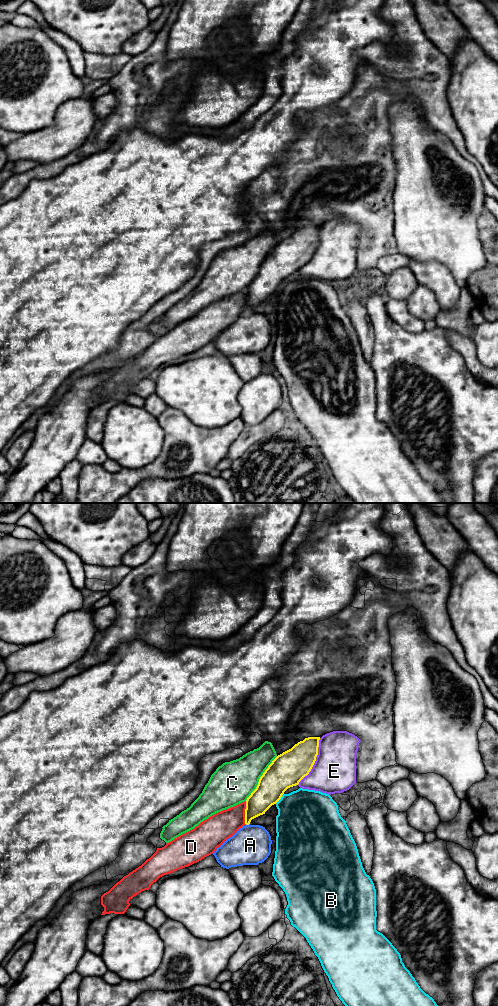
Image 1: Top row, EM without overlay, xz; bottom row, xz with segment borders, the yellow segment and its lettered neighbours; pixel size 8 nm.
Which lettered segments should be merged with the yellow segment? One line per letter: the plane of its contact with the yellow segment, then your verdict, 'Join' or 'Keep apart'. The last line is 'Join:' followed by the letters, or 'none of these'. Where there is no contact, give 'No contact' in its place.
A: Touches yellow in xz. Keep apart
B: Touches yellow in xz. Keep apart
C: Touches yellow in xz. Join
D: Touches yellow in xz. Keep apart
E: Touches yellow in xz. Keep apart
Join: C

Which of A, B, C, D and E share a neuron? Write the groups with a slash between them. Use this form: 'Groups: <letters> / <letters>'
Groups: A / B / C / D / E

